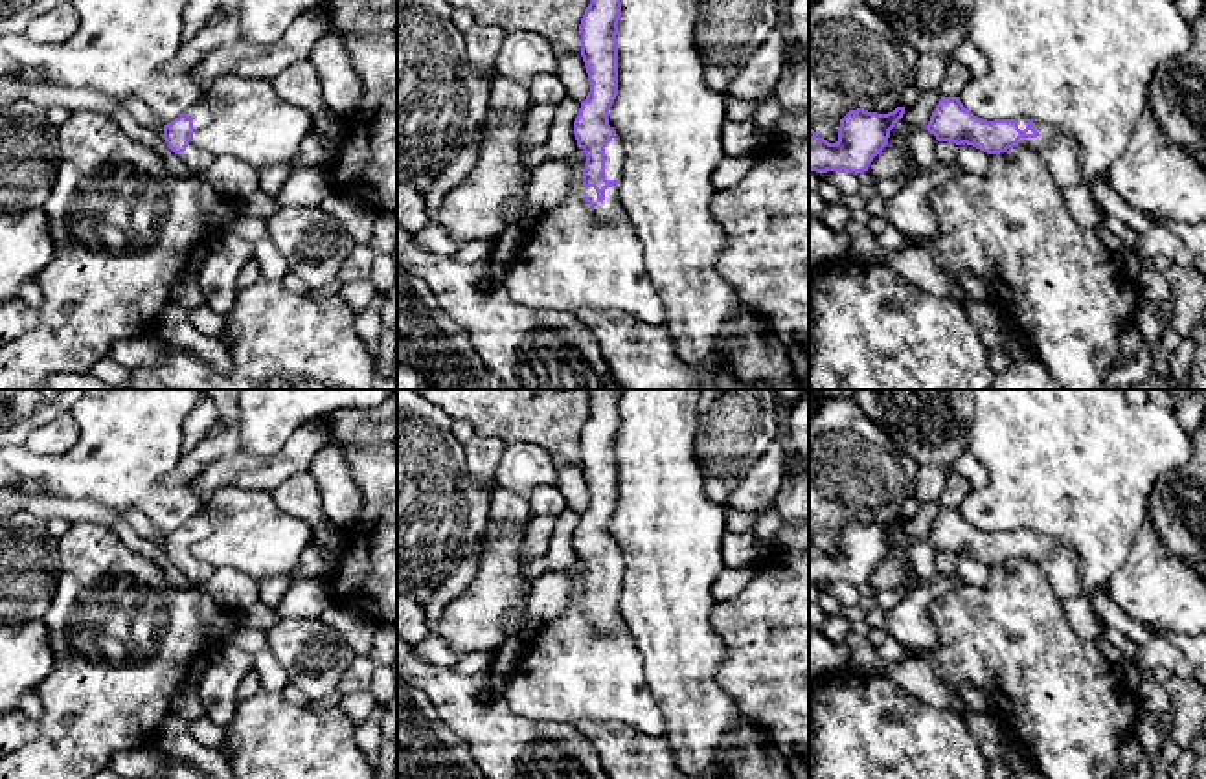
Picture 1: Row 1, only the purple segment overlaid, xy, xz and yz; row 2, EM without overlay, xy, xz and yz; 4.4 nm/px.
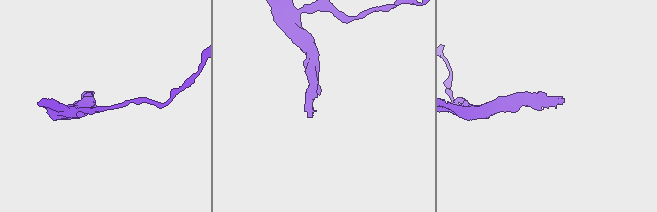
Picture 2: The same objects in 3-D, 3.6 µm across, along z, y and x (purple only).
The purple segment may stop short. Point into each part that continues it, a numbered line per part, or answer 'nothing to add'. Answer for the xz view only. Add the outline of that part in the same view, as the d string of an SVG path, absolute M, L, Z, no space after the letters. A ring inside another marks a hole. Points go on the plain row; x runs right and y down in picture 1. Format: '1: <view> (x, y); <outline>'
1: xz (611, 620); M581 597L579 604L590 610L588 619L599 634L607 636L612 630L618 630L623 627L621 615L616 608L616 599L605 601L603 614L597 612L597 603L594 599Z

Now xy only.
1: xy (201, 526); M199 513L186 522L193 529L195 542L206 538L211 533L211 524L206 513Z

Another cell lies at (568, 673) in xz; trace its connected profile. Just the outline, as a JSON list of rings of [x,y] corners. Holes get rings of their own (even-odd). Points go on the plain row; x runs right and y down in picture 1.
[[[577,559],[568,573],[572,588],[566,610],[544,628],[529,632],[529,645],[509,674],[504,700],[528,722],[620,722],[642,735],[662,737],[666,720],[647,685],[643,660],[629,628],[623,625],[607,636],[599,634],[579,604],[586,575],[583,560]]]

